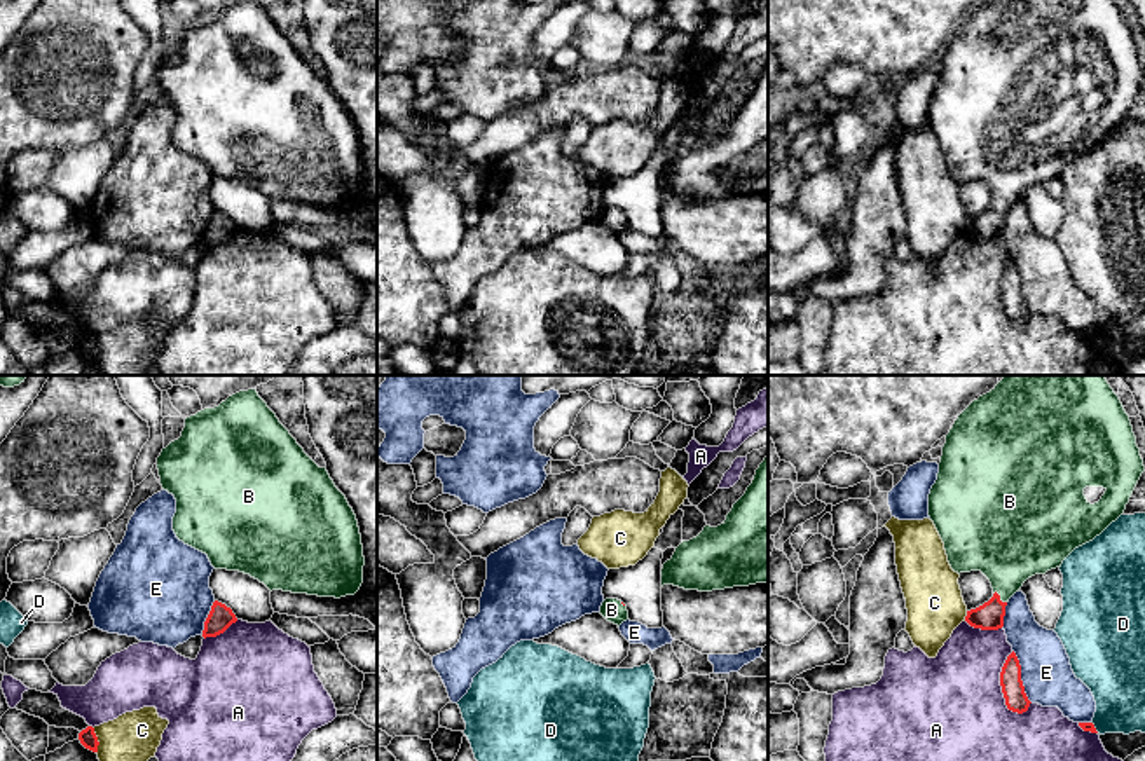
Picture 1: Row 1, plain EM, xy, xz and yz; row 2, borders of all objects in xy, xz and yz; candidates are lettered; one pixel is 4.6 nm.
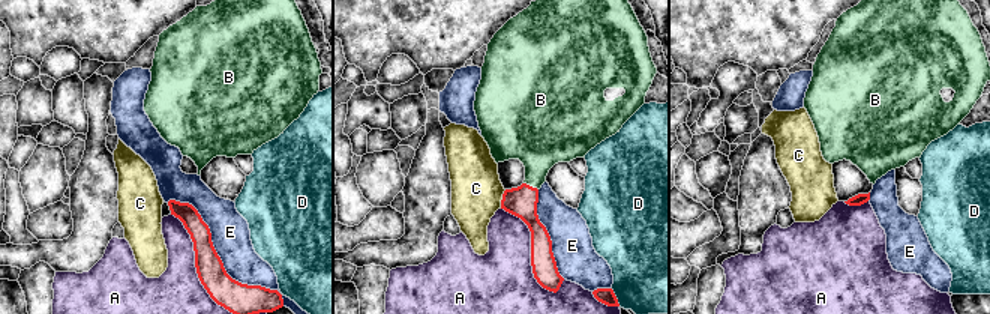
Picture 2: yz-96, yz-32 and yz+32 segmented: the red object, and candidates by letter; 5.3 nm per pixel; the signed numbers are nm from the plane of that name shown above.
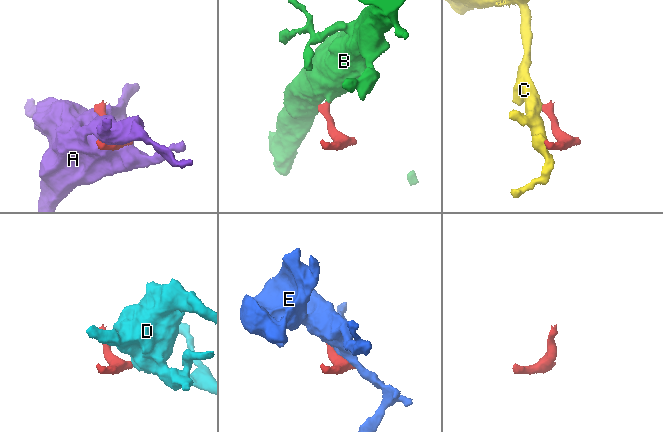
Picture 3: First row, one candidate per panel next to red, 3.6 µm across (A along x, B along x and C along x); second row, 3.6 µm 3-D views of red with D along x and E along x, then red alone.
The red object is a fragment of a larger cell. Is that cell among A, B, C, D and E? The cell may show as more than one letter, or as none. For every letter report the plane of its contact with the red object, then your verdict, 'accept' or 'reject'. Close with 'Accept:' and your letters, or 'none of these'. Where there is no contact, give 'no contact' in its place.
A: yz | reject
B: yz | accept
C: yz | reject
D: yz | reject
E: yz | reject
Accept: B

